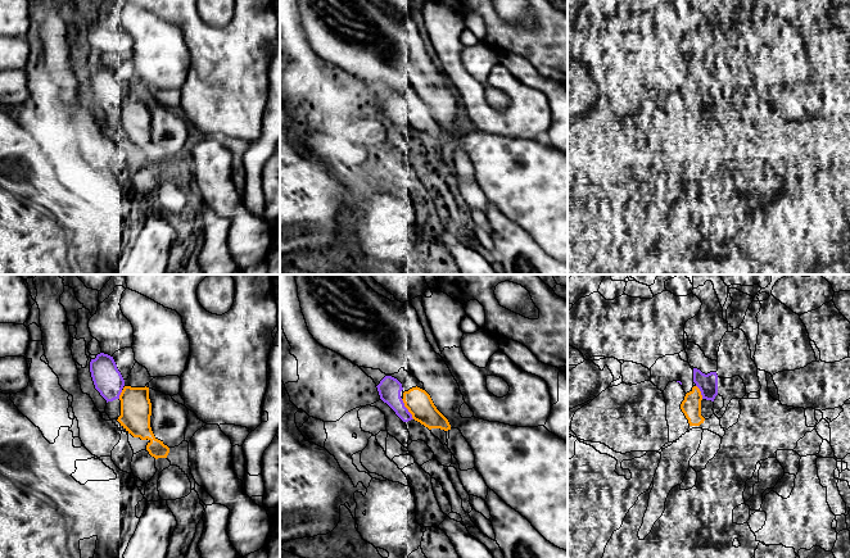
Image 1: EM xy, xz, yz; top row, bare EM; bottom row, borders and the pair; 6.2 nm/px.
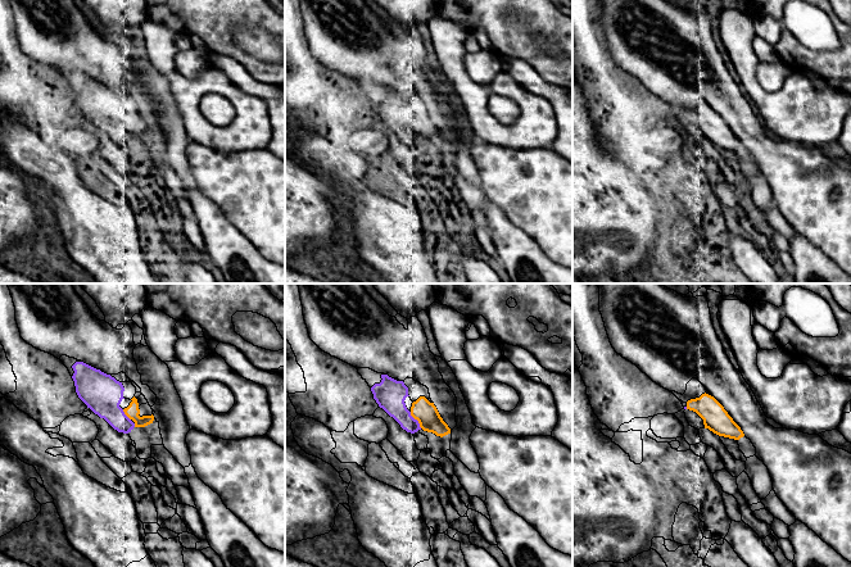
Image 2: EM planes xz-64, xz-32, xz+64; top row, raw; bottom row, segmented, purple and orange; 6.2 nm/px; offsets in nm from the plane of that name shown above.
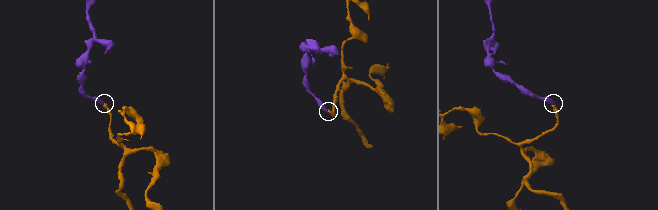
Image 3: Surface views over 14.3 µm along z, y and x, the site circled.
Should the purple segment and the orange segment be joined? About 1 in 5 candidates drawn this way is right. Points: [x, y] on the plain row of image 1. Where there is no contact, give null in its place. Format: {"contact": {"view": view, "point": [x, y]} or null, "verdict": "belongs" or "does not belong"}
{"contact": {"view": "xz", "point": [407, 122]}, "verdict": "belongs"}

